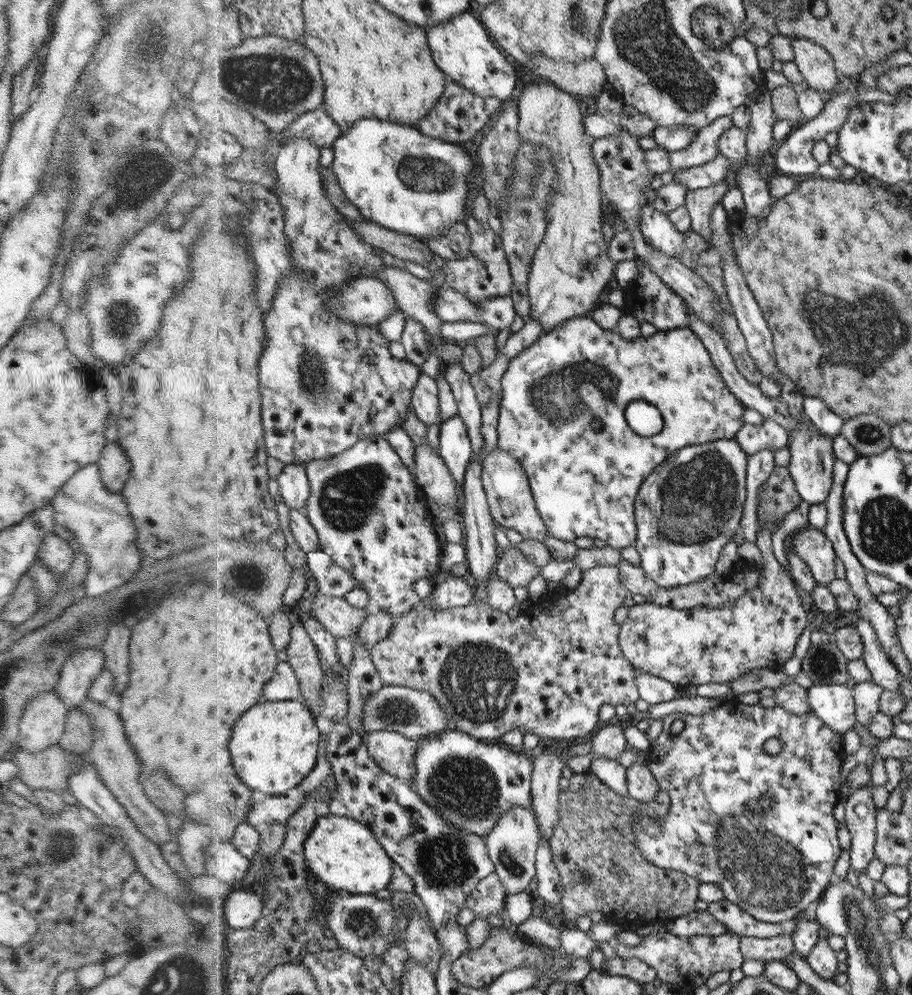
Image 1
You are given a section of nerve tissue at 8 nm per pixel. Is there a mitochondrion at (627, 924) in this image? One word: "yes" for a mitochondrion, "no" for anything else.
no

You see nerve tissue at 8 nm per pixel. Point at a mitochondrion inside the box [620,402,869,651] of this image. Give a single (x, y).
(697, 498)

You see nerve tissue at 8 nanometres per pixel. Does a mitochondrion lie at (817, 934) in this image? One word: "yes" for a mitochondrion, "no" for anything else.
no

